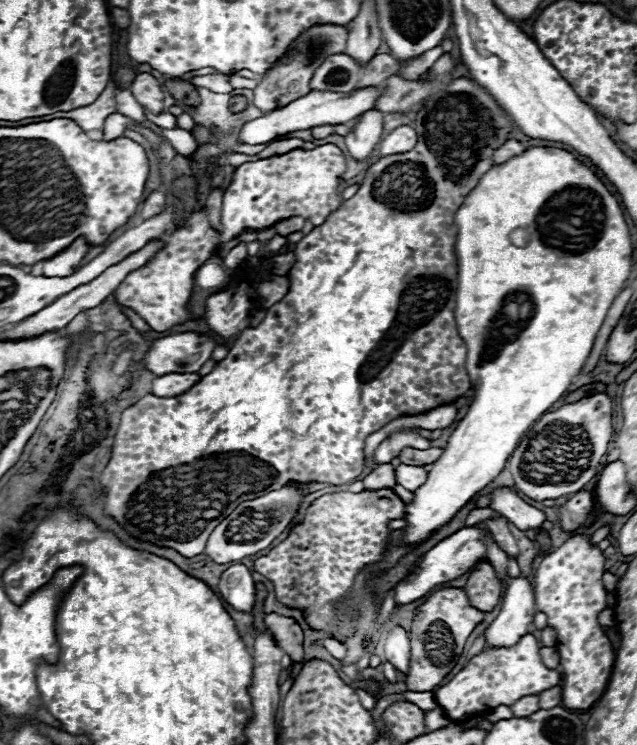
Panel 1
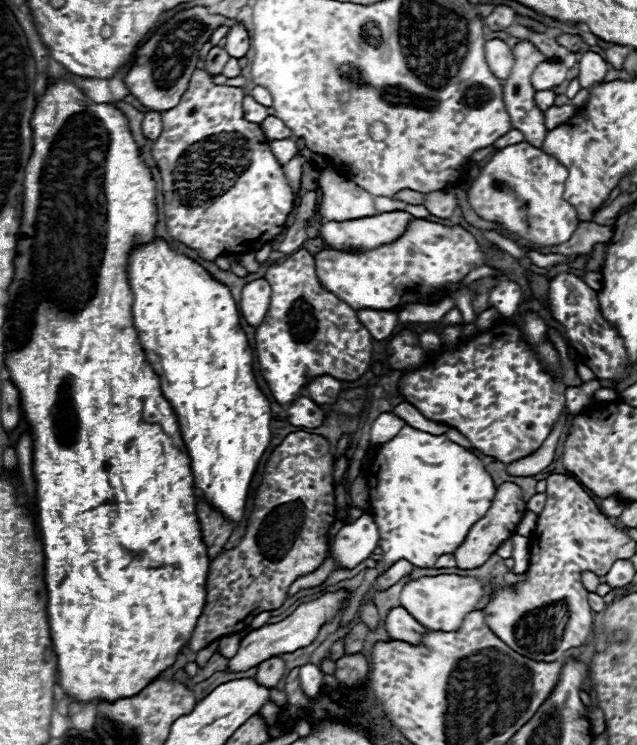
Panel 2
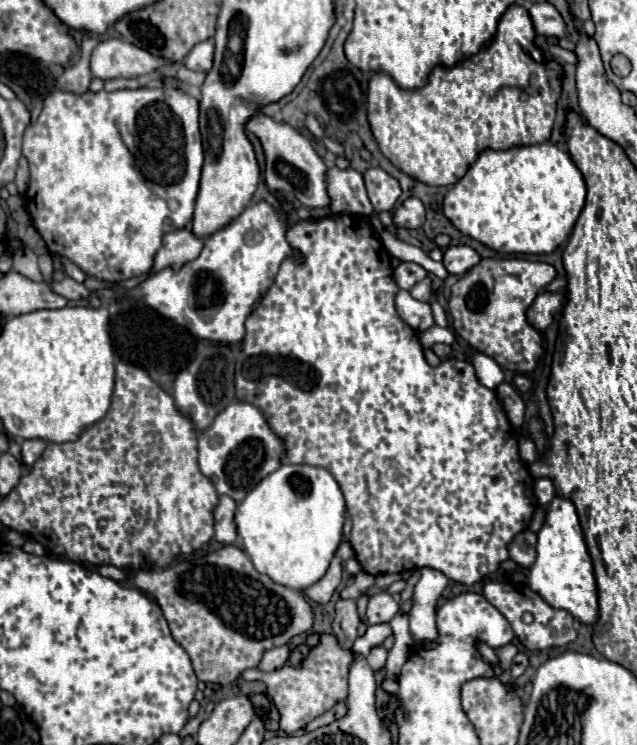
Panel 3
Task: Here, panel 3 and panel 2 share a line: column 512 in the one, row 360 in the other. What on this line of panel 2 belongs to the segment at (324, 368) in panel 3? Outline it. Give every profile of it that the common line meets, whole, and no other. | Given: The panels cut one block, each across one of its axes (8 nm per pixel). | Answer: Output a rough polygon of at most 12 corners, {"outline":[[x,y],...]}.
{"outline":[[508,322],[400,380],[422,416],[504,464],[564,408]]}

